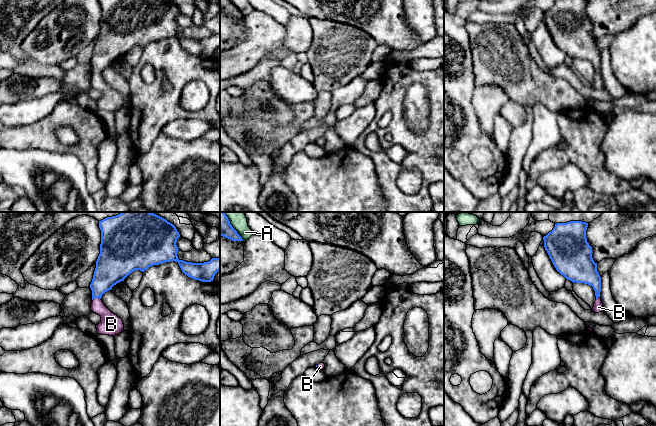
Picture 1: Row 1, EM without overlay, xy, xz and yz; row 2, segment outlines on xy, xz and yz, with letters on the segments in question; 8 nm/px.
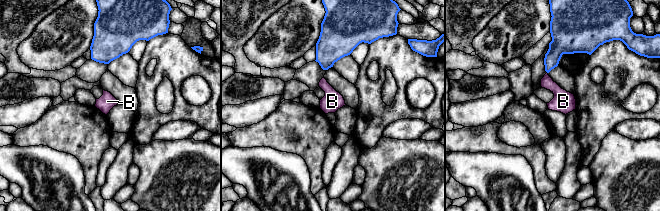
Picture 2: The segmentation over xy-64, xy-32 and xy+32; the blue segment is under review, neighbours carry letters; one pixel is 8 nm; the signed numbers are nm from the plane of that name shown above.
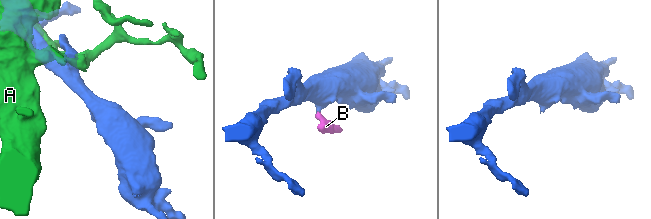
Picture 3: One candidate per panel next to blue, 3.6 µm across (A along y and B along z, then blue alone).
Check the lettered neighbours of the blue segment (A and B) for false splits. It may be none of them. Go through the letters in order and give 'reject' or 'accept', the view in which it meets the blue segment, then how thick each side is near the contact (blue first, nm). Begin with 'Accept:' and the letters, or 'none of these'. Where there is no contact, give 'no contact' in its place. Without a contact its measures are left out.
Accept: B
A: reject; contact in xz; calibres 110 and 100 nm
B: accept; contact in xy; calibres 240 and 170 nm

